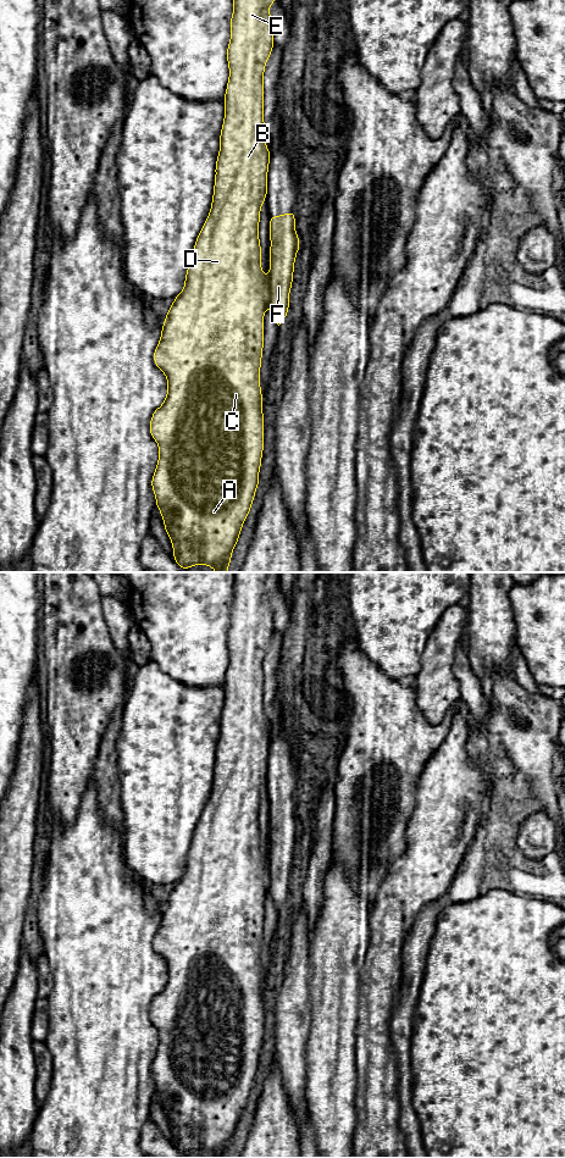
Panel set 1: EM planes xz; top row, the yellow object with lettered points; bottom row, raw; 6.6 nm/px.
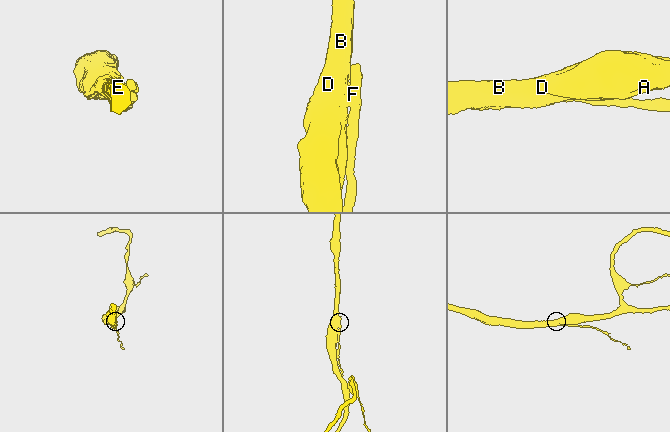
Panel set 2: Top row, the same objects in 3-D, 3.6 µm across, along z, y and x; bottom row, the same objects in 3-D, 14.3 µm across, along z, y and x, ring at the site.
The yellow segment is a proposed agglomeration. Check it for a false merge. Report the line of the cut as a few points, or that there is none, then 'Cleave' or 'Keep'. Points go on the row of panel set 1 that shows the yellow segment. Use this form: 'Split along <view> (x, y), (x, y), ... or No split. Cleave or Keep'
Split along xz (267, 278), (266, 303). Cleave

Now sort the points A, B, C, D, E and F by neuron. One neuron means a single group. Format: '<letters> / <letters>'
A B C D E / F

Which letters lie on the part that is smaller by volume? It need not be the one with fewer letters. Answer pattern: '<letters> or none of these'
F

